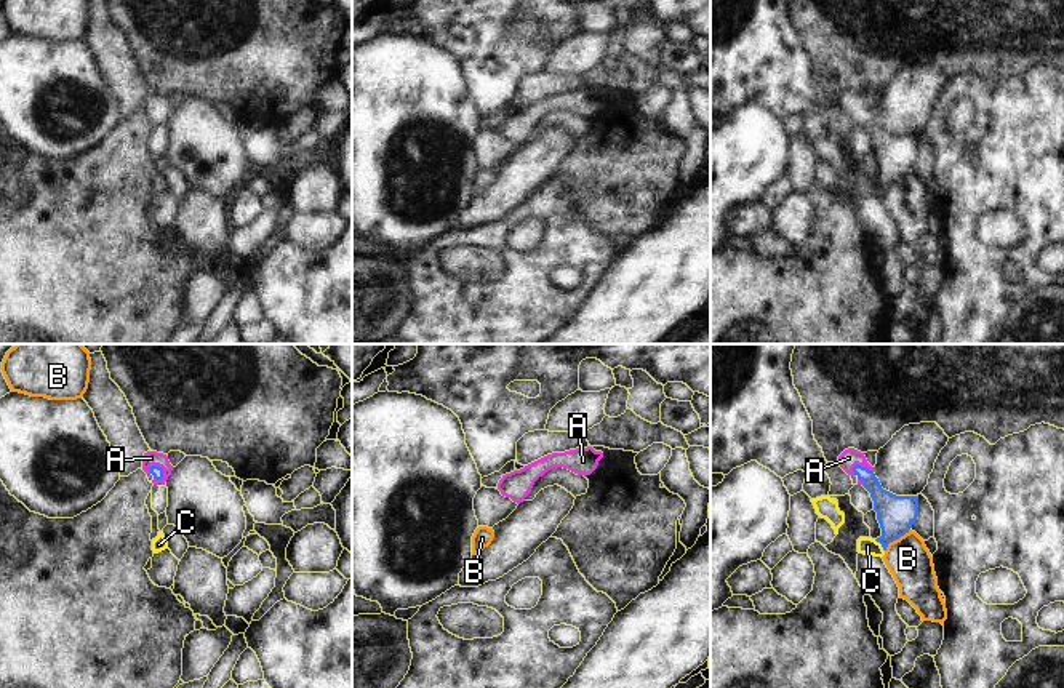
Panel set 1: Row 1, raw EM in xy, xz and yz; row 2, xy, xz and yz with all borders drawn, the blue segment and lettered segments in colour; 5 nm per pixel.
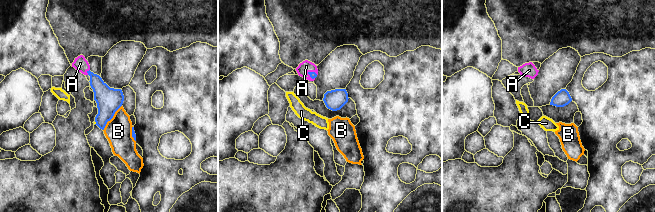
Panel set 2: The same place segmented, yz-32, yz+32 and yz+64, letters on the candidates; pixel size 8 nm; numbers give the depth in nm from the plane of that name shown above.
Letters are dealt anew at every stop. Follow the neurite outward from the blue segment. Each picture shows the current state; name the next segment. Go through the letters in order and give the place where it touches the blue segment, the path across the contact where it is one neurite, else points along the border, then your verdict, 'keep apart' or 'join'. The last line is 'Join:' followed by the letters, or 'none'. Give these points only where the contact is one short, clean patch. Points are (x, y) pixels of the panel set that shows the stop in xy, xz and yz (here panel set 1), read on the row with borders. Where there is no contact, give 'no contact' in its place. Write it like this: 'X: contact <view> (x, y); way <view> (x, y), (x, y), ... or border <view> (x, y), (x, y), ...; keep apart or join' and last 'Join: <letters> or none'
A: contact xy (157, 466); way xy (156, 471), (157, 466), (151, 458); join
B: contact yz (895, 540); keep apart
C: contact yz (880, 543); border yz (874, 540), (884, 551); keep apart
Join: A

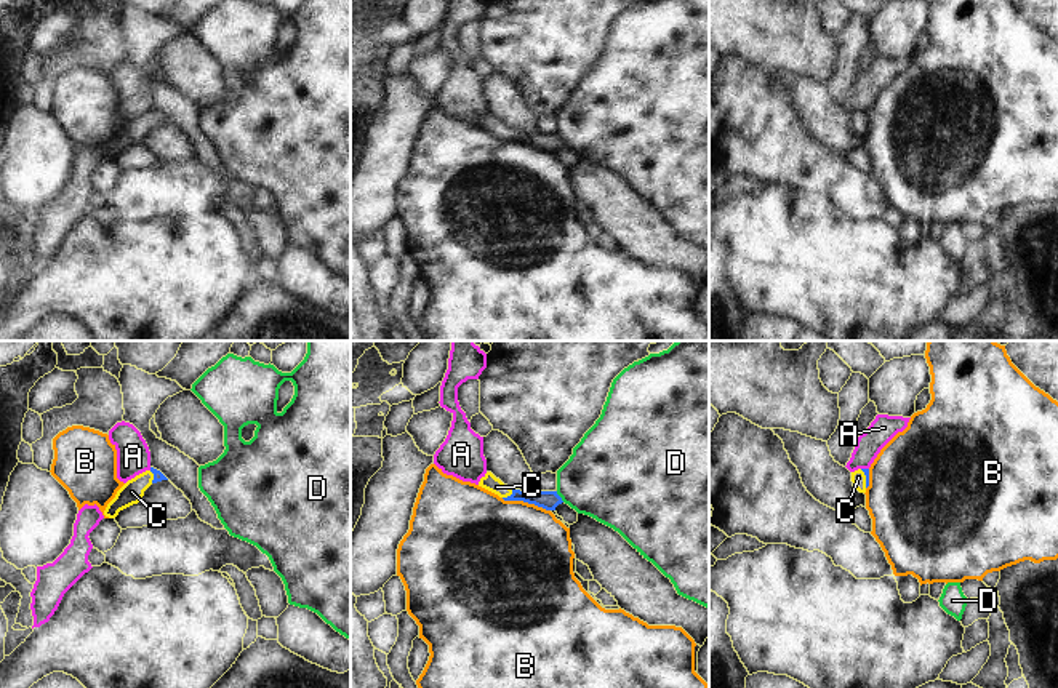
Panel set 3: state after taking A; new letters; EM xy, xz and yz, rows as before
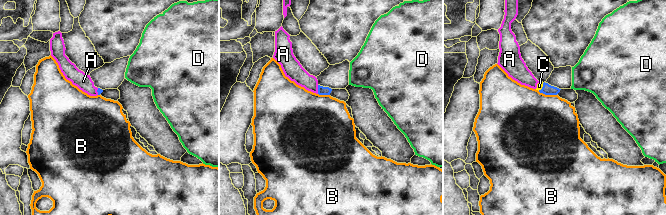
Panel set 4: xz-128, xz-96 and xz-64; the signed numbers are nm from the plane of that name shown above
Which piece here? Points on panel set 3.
A: contact yz (865, 469); border yz (861, 468), (868, 469); keep apart
B: contact xz (525, 501); border xz (501, 498), (533, 503), (549, 511); keep apart
C: contact xz (508, 496); way xz (548, 500), (508, 496), (488, 482); join
D: contact xz (559, 496); keep apart
Join: C

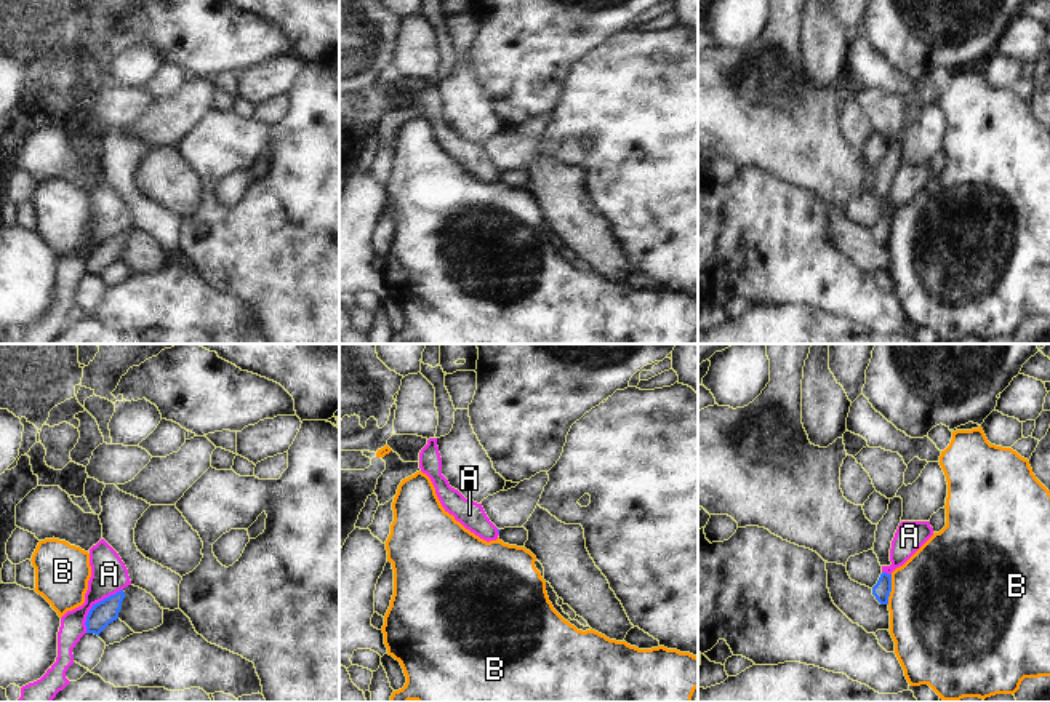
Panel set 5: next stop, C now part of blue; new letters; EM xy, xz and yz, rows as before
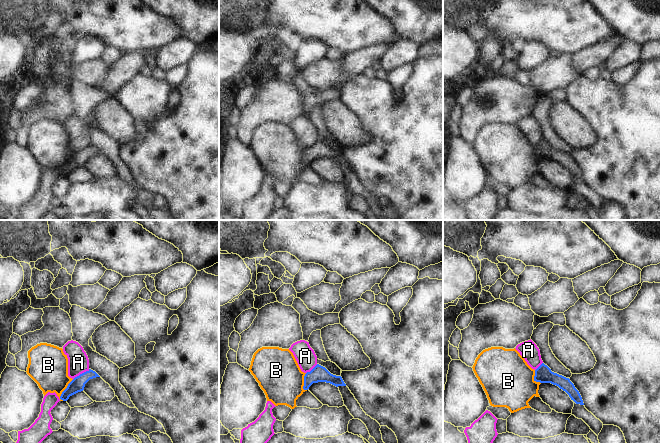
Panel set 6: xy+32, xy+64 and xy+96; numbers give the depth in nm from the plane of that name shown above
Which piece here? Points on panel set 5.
A: contact xy (95, 605); keep apart
B: contact yz (890, 589); border yz (892, 574), (892, 590), (887, 603); keep apart
Join: none

